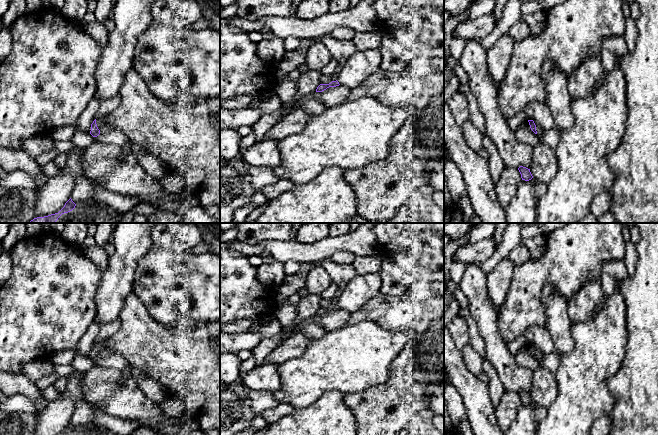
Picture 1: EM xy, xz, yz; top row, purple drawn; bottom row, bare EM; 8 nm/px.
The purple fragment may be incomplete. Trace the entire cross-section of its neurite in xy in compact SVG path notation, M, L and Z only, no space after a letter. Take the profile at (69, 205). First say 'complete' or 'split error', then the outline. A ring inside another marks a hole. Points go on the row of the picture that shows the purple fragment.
complete | M70 198L65 203L64 207L58 213L51 214L51 215L44 216L44 217L37 217L28 223L56 223L56 221L62 214L72 211L75 208L75 206L76 204Z

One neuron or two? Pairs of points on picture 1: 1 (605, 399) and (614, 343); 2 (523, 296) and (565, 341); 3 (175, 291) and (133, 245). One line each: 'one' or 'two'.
1: one
2: two
3: two

